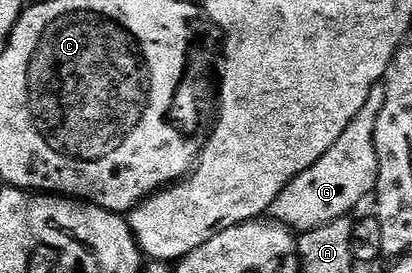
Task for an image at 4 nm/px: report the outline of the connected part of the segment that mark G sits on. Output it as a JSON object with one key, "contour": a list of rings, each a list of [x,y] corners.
{"contour":[[[382,83],[371,87],[369,98],[365,98],[365,106],[357,110],[357,118],[345,126],[345,134],[309,166],[297,178],[293,178],[277,194],[271,204],[269,216],[272,221],[286,224],[296,233],[302,234],[313,230],[317,226],[325,226],[342,216],[351,216],[354,208],[366,196],[370,197],[375,190],[375,183],[379,177],[379,159],[375,149],[375,131],[377,117],[381,115],[381,106],[385,106],[385,90]]]}

